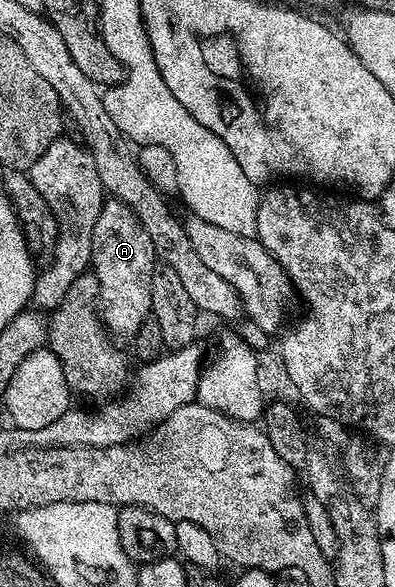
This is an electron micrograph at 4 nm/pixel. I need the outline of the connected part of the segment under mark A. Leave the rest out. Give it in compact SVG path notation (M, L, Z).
M115 200L105 201L102 212L98 212L98 224L94 224L94 240L92 241L91 273L98 280L98 309L100 321L113 339L131 340L135 338L138 328L152 312L152 273L158 264L154 244L150 244L150 236L146 236L146 228L134 216L134 212L126 204Z

